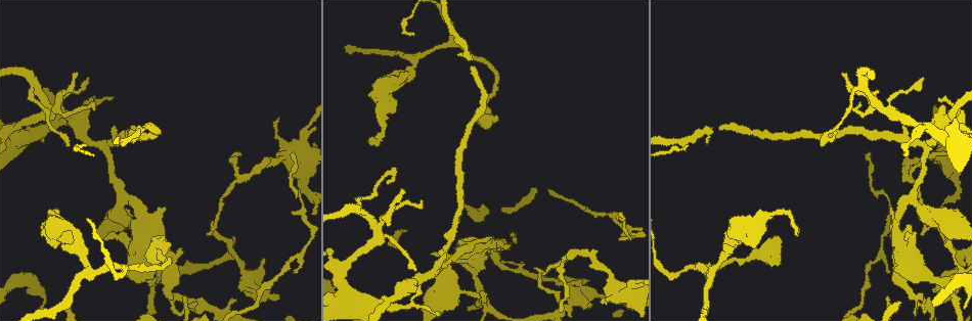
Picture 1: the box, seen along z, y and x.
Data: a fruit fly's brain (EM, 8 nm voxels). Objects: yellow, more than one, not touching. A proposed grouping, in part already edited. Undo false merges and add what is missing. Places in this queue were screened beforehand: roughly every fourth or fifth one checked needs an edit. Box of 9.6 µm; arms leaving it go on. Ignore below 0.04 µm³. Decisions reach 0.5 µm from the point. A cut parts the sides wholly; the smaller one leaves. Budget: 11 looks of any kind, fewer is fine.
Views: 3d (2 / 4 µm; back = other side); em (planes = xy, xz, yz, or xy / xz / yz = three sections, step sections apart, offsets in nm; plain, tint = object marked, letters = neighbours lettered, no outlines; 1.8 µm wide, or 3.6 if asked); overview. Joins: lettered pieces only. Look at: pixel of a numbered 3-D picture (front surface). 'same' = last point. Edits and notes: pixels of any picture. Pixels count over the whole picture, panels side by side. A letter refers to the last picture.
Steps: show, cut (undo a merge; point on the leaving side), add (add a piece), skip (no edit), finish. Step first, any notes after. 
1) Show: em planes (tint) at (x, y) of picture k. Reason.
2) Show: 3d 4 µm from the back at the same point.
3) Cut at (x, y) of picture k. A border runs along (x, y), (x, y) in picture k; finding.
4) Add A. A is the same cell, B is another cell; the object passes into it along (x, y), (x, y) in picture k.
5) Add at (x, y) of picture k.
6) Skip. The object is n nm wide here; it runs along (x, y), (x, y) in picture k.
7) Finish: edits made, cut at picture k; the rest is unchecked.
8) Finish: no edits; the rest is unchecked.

Show: em planes (tint) at (433, 254) of picture 1. Free end.

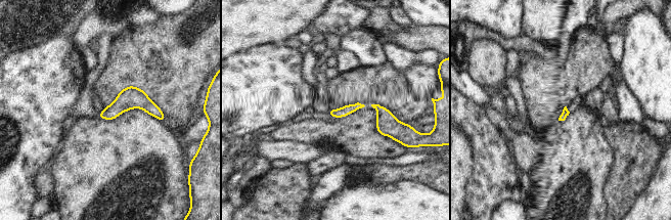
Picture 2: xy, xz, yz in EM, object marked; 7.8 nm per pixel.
Show: em planes (letters) at the same point.

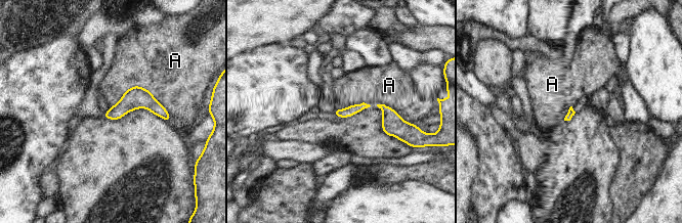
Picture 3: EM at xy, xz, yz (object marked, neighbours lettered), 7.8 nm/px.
Skip. A is another cell; no lettered piece goes on from it.

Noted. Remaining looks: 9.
Show: em planes (letters) at (946, 280) of picture 1. Sudden change in width.

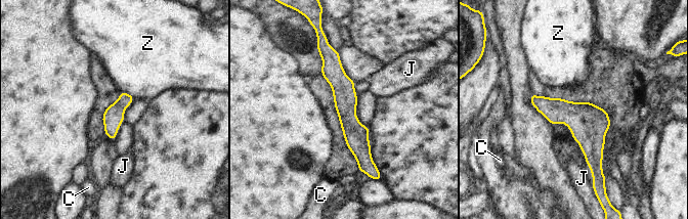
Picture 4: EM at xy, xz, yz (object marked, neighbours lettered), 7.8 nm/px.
Skip. The longest contact is with Z, 130 nm; C, J and Z are other cells; all the same neuron.

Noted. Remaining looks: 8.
Show: 3d 2 µm at (606, 303) of picture 1. Branch stops here.

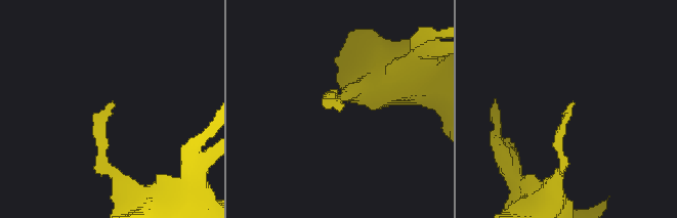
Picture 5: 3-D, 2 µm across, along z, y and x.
Show: em planes (letters) at (341, 106) of picture 5. Need the tissue.

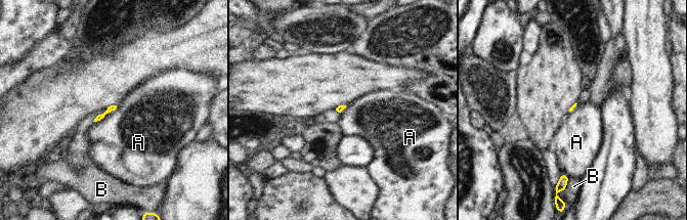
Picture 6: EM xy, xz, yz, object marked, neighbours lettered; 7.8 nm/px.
Skip. The longest contact is with A, 240 nm; A and B are other cells; a border runs along (117, 105), (102, 118), (93, 122) in picture 6; no lettered piece goes on from it.

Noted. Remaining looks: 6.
Show: em yz step 16 (letters) at (719, 128) of picture 1. End of a long branch.

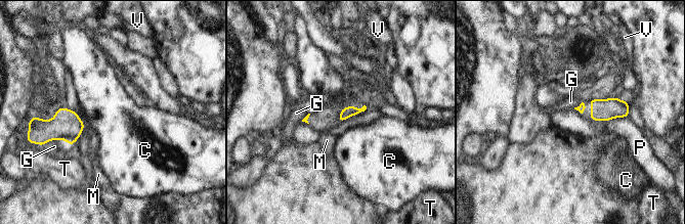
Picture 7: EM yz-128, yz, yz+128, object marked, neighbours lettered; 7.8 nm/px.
Show: em planes (letters) at the same point. Another direction.

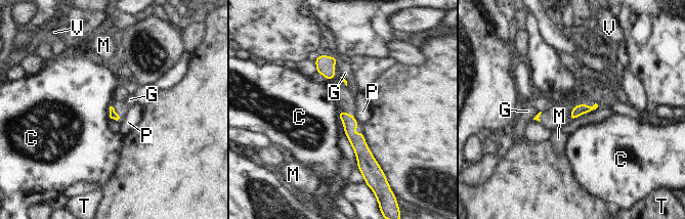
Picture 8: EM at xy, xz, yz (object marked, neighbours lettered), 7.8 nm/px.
Skip. C, G, M, P, T and V are other cells; a border runs along (109, 106), (110, 117) in picture 8; none of them fits.

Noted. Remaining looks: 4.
Finish: no edits; the rest is unchecked.

